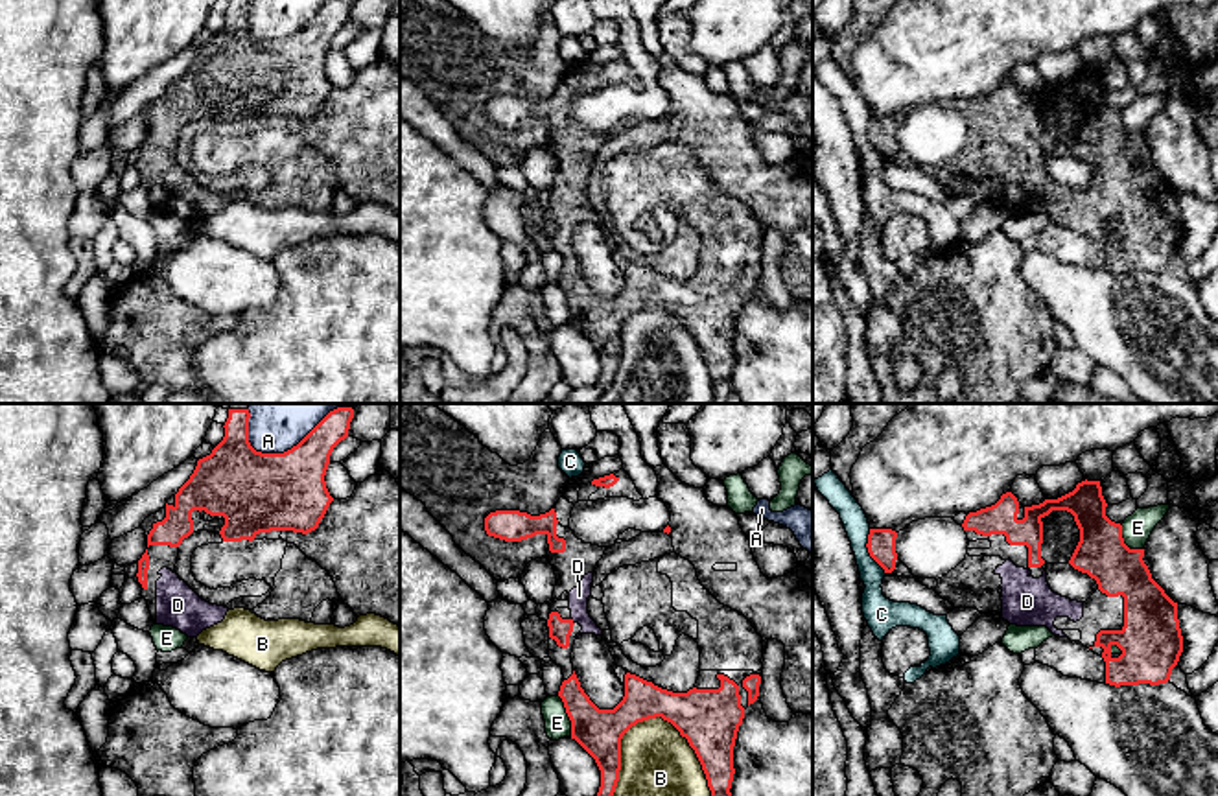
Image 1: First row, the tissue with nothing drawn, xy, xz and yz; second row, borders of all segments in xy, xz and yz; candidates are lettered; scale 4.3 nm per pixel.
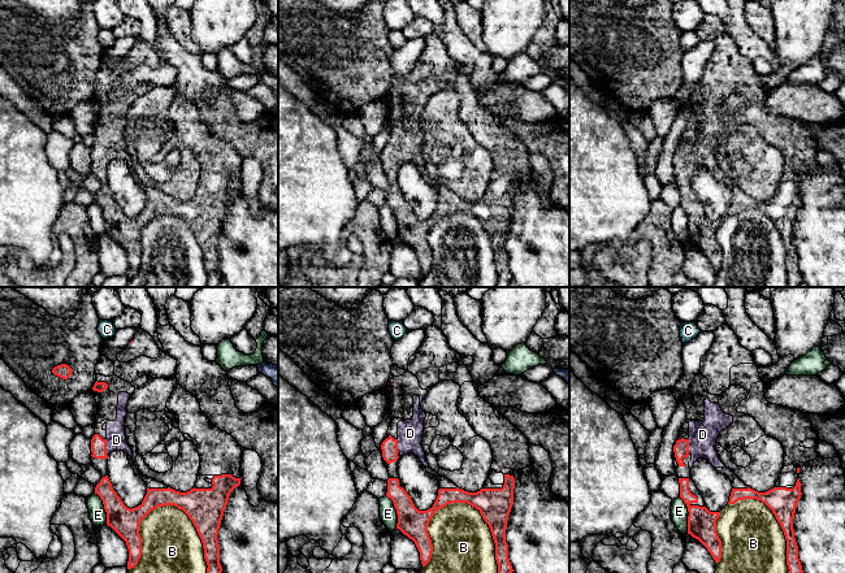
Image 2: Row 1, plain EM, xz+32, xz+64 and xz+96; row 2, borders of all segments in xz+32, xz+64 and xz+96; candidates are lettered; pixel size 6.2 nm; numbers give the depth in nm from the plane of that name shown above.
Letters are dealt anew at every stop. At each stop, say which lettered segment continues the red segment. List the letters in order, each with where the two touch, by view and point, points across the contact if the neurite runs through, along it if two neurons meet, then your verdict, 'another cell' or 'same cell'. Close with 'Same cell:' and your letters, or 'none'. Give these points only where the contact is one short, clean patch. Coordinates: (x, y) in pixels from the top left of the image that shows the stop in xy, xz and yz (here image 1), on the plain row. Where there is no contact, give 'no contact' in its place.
A: xy (288, 37) | another cell
B: xz (693, 336) | another cell
C: yz (868, 139) | along yz (868, 117), (866, 139), (885, 161) | another cell
D: xz (572, 209) | same cell
E: xz (568, 303) | another cell
Same cell: D

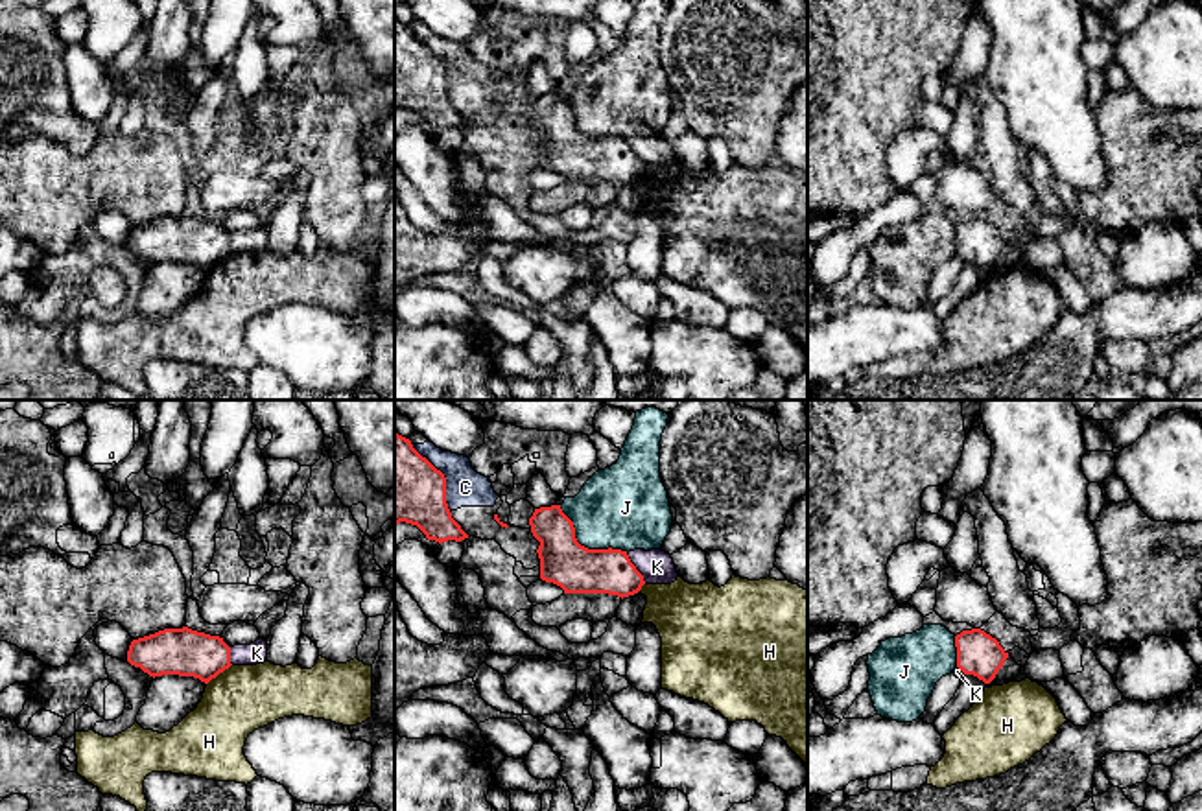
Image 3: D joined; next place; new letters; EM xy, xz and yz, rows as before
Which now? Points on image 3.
C: xz (443, 63) | another cell
H: xy (218, 260) | along xy (231, 251), (207, 271) | another cell
J: xz (583, 133) | along xz (559, 93), (572, 109), (574, 124), (581, 131), (627, 139) | another cell
K: xz (635, 155) | along xz (625, 141), (646, 170) | another cell
Same cell: none

